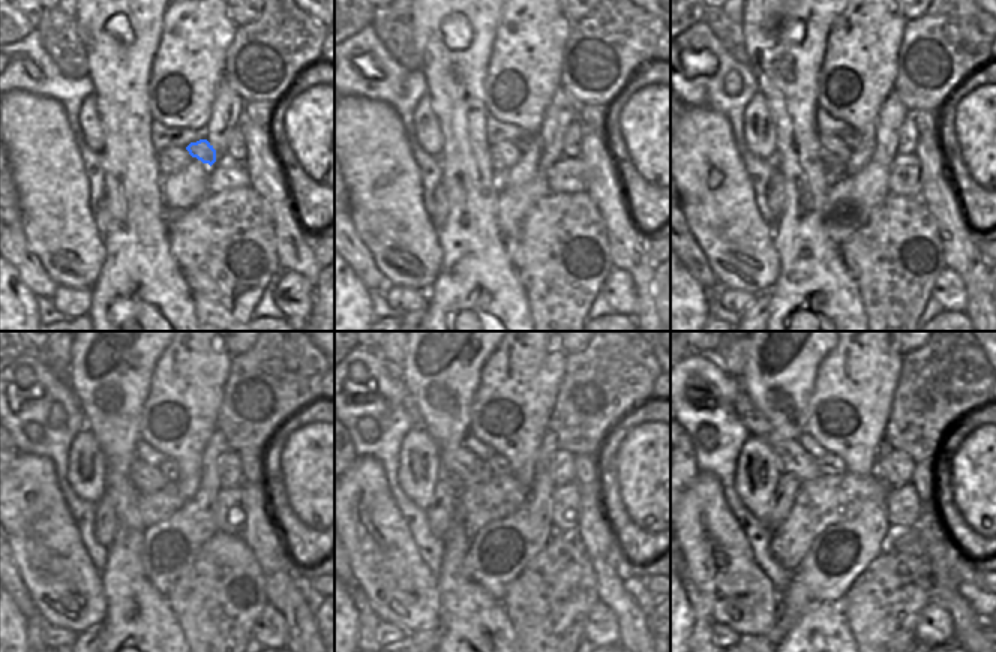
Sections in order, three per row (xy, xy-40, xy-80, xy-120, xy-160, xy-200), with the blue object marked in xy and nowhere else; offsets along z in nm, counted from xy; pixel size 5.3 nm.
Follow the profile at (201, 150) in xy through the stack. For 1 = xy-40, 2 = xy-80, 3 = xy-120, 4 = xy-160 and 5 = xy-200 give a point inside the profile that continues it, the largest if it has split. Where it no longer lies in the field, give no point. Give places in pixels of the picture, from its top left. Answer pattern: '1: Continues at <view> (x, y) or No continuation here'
1: Continues at xy-40 (522, 144)
2: Continues at xy-80 (848, 135)
3: Continues at xy-120 (168, 468)
4: Continues at xy-160 (498, 465)
5: Continues at xy-200 (828, 465)

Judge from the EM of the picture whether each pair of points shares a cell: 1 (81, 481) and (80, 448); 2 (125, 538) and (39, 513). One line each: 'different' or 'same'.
1: same
2: different

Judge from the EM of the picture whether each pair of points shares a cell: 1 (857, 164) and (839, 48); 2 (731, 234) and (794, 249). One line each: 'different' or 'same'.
1: same
2: different

